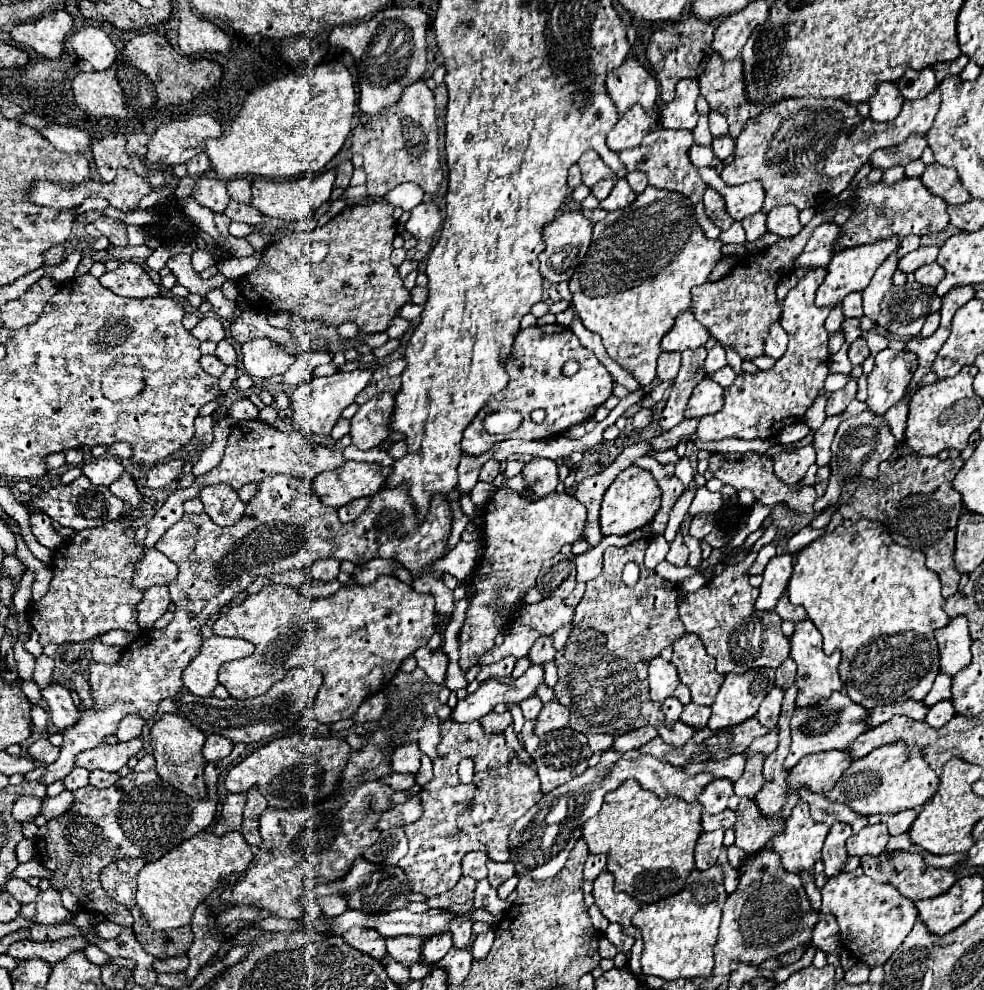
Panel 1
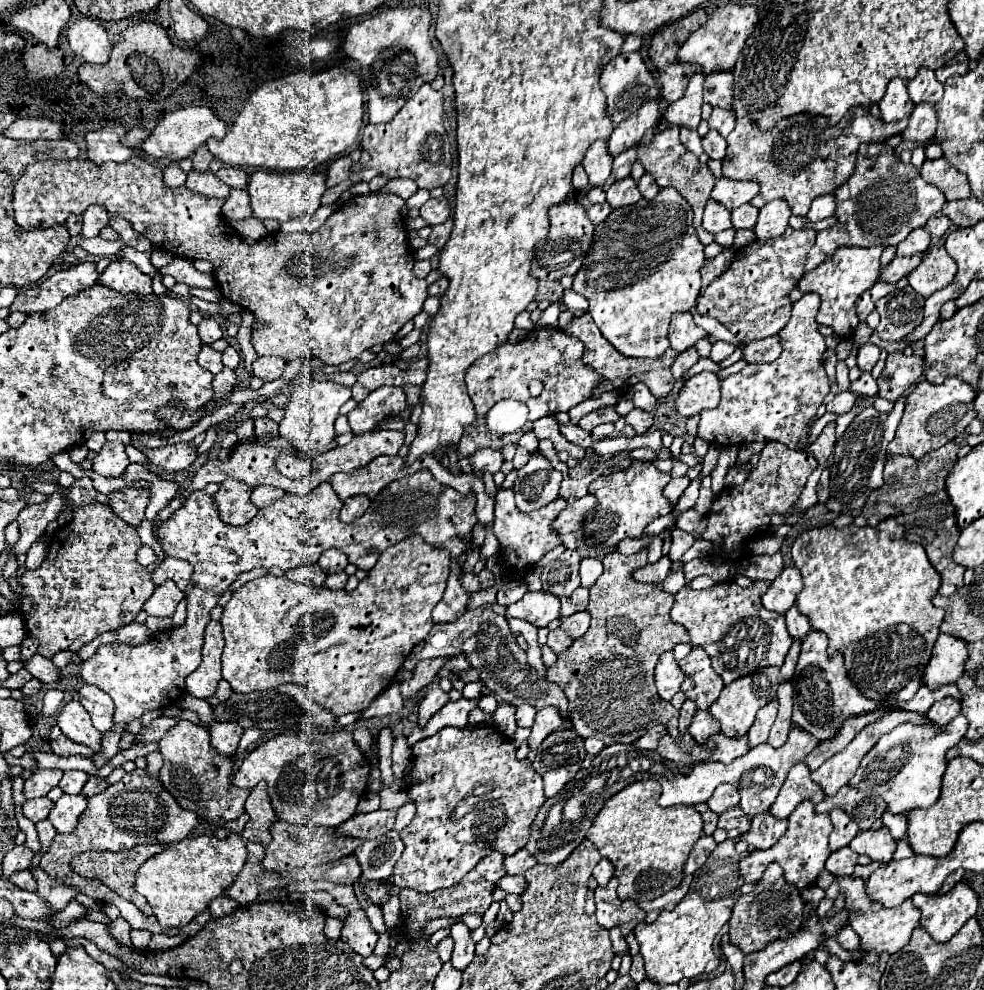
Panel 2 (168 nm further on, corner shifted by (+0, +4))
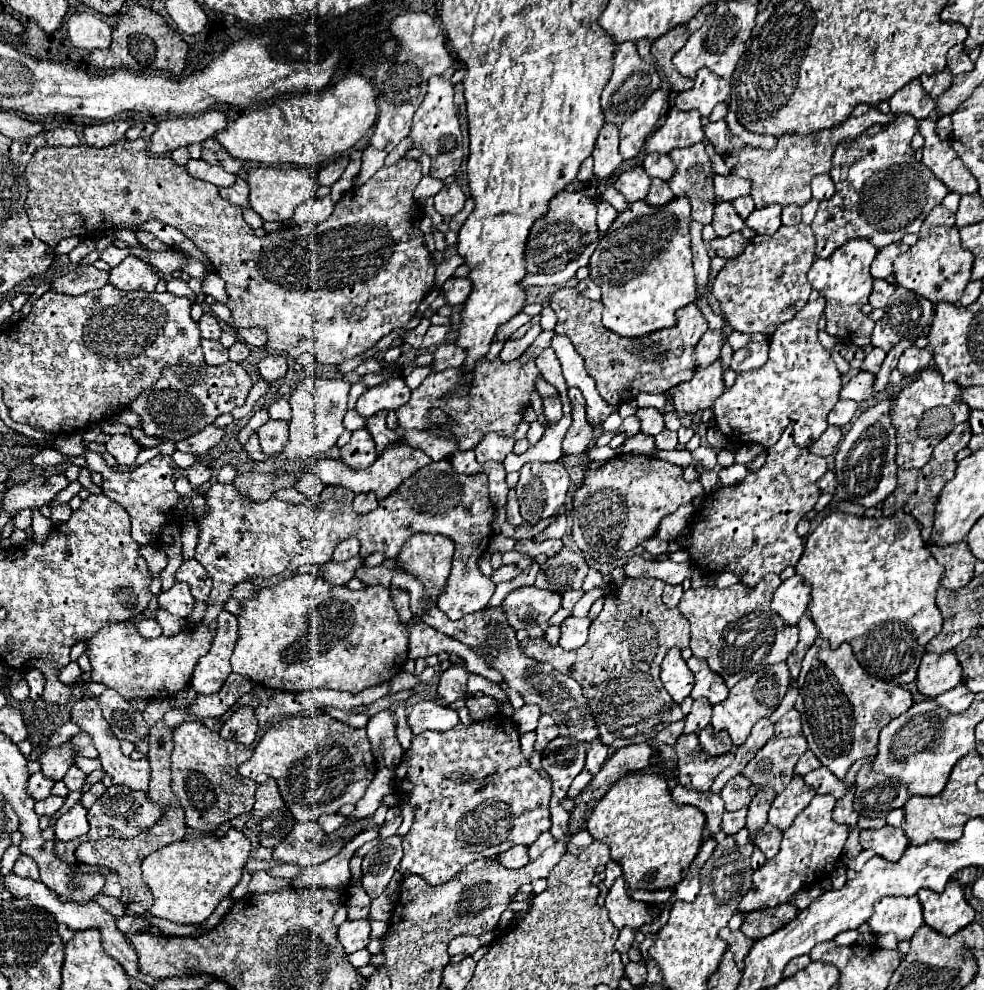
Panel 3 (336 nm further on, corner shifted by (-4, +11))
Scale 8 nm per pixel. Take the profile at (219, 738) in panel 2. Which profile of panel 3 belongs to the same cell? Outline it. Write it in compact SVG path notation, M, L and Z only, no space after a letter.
M240 706L222 726L220 736L226 740L236 740L240 744L250 746L256 738L256 718L254 718L254 708L252 706Z

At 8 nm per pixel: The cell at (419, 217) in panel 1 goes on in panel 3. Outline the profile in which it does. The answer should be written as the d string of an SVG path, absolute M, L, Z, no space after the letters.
M452 182L452 184L444 186L444 188L434 196L434 208L436 208L436 212L442 214L442 216L454 216L456 212L462 210L464 200L466 200L466 196L464 196L462 188L460 188L456 182Z

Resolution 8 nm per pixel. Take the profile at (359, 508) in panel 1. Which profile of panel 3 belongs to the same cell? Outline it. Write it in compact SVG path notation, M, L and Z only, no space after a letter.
M366 492L366 494L356 494L352 508L356 514L366 514L370 510L374 510L378 506L378 498L374 496L374 492Z

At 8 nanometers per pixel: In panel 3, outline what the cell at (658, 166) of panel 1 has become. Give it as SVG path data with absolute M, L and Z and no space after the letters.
M698 142L688 148L676 148L674 152L668 152L668 158L674 162L674 174L668 180L670 190L676 196L690 198L692 220L704 226L710 224L716 204L712 190L714 170L704 144Z

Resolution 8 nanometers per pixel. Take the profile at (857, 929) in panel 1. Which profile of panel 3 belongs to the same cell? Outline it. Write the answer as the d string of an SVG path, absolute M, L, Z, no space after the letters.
M882 898L878 900L872 918L868 920L870 932L882 936L886 932L896 934L898 940L910 940L914 932L924 924L920 900L910 898Z

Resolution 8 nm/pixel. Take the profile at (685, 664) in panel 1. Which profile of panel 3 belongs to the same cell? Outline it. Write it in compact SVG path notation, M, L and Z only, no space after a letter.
M692 656L688 662L688 668L694 672L694 688L690 692L690 696L696 700L700 696L708 698L710 704L718 704L728 696L728 686L724 684L724 678L716 672L710 670L710 666L706 664L706 660L700 660L696 656Z

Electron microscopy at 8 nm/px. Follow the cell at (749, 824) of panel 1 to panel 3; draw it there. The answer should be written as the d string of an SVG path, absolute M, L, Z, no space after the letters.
M740 808L736 812L724 812L722 816L722 830L726 834L736 834L746 826L746 812L748 808Z

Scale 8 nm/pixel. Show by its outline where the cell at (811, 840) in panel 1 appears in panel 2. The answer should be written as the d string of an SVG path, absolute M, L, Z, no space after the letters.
M802 801L800 807L796 807L794 815L788 817L788 827L786 833L780 837L780 841L766 849L766 851L754 851L750 855L746 855L740 861L740 873L746 881L758 881L762 879L762 873L766 871L768 863L780 863L784 877L788 879L788 883L792 883L798 889L804 889L808 885L812 885L816 881L816 877L824 871L824 863L830 857L830 847L828 847L828 835L832 833L832 823L830 817L826 813L816 813L814 811L814 803L810 801Z

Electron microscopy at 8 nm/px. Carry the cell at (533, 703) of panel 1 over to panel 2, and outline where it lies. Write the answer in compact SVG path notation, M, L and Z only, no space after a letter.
M520 705L516 711L516 723L518 727L532 727L534 725L536 709L532 705Z

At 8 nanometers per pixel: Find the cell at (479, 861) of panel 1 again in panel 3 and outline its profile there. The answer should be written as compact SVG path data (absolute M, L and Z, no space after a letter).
M512 846L506 852L502 852L496 860L504 868L522 868L530 860L528 858L528 848L526 846Z

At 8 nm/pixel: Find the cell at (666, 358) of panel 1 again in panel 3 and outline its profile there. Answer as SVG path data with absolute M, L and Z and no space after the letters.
M708 330L700 342L696 344L694 348L694 354L696 354L696 366L708 366L712 364L718 356L720 356L720 348L722 348L722 336L720 332L712 332Z

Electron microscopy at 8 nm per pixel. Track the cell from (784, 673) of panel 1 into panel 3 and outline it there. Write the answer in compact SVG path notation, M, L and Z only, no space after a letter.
M790 710L786 716L782 716L776 724L774 724L774 736L776 738L788 738L794 734L800 734L800 714L796 710Z

